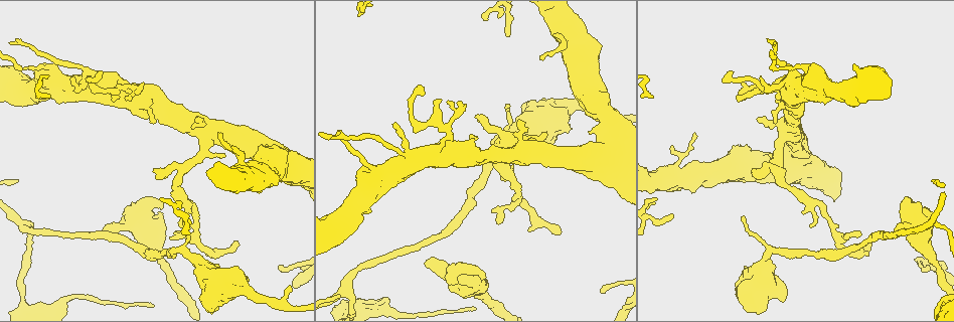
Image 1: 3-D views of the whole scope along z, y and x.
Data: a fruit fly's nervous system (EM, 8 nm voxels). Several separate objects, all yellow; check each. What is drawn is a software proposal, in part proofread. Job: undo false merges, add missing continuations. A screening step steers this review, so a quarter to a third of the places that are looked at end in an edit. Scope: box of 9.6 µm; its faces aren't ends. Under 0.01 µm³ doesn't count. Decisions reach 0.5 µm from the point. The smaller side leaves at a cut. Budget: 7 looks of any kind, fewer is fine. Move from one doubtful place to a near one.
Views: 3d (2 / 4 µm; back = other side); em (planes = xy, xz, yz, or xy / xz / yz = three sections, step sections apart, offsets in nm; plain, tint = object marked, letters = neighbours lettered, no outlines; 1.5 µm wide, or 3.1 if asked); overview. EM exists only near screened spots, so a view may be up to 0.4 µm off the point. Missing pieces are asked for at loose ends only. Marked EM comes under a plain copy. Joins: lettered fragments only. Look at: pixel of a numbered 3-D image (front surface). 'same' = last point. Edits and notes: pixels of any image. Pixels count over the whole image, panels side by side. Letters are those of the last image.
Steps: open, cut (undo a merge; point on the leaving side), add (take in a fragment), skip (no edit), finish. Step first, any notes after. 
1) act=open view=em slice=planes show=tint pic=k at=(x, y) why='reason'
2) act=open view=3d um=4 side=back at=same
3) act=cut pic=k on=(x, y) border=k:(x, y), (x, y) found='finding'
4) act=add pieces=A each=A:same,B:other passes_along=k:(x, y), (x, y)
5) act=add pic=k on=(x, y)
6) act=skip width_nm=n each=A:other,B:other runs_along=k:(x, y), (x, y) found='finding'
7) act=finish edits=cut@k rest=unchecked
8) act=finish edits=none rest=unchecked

act=open view=em slice=xz step=8 show=tint pic=1 at=(347, 144)

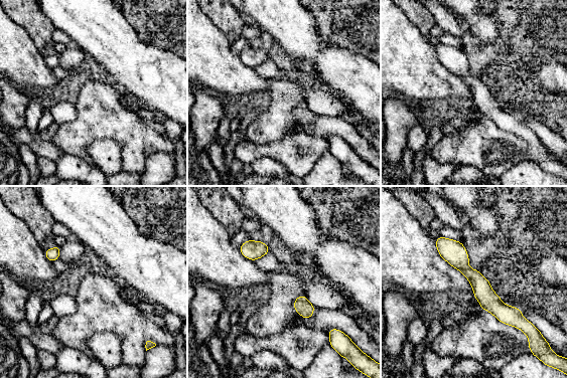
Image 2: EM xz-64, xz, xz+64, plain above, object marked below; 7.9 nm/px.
act=open view=em slice=planes show=letters at=same

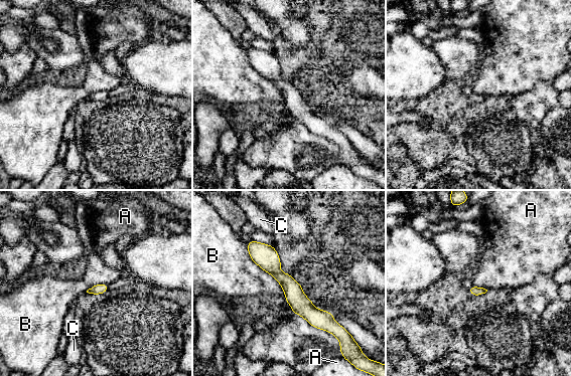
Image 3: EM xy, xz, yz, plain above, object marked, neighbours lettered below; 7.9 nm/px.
act=skip longest_contact=B:460nm each=A:other,B:other,C:other found='one cell here'

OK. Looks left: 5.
act=open view=em slice=planes show=letters pic=1 at=(345, 284) why='three-way junction'

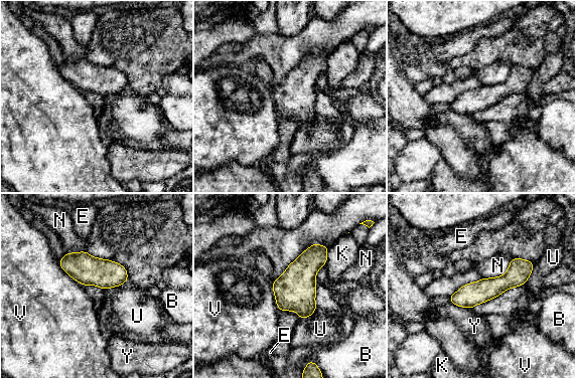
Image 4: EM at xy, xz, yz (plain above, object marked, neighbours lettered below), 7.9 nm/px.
act=skip each=B:other,E:other,K:other,N:other,U:other,V:other,Y:other border=4:(511, 259), (502, 274), (482, 278) found='all the same cell'

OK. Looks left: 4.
act=open view=3d um=2 side=back pic=1 at=(161, 260) why='calibre changes'

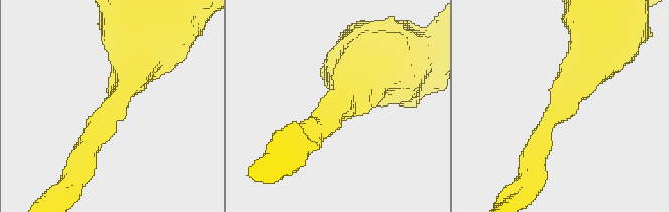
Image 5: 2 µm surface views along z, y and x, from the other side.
act=open view=em slice=xz step=8 show=tint pic=5 at=(569, 98)

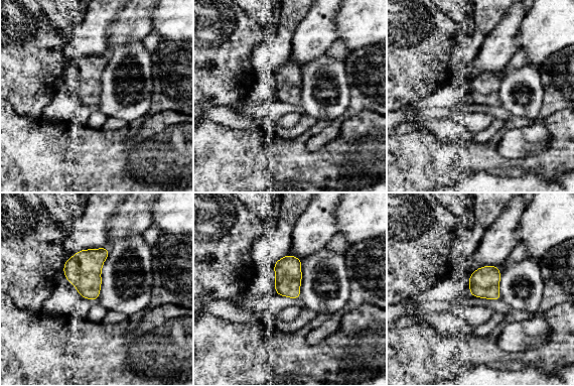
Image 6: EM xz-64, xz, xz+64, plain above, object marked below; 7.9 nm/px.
act=open view=em slice=planes show=letters at=same

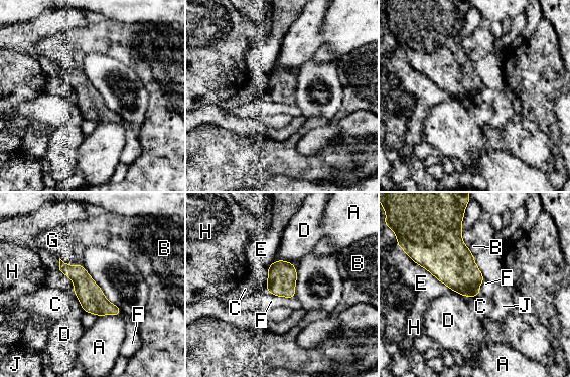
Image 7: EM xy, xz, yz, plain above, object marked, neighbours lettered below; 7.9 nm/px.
act=skip width_nm=200 each=A:other,B:other,C:other,D:other,E:other,F:other,G:other,H:other,J:other border=7:(293, 263), (276, 260), (268, 267) found='continuous, no second cell'

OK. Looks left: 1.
act=finish edits=none rest=unchecked

